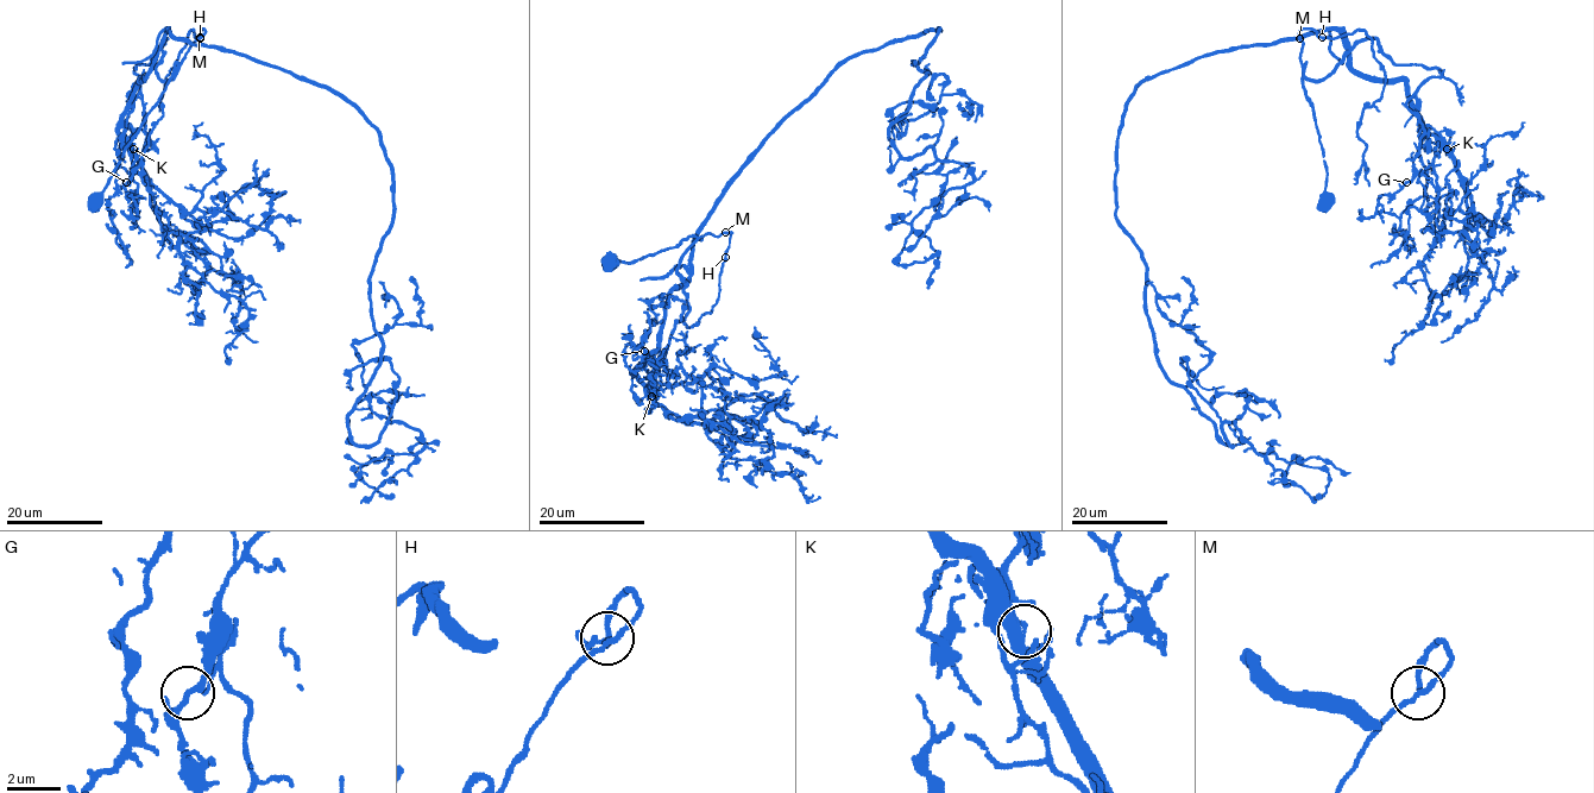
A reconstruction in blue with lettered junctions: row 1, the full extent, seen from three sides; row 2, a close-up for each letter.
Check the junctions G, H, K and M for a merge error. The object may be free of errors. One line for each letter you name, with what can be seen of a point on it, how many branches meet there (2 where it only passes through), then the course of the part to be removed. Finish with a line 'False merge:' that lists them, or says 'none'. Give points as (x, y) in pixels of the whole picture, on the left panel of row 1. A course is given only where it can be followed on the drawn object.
K: (133, 149) | 2 | (132, 149), (134, 68), (167, 38), (156, 73), (170, 81), (205, 29), (167, 77), (128, 186)
False merge: K

